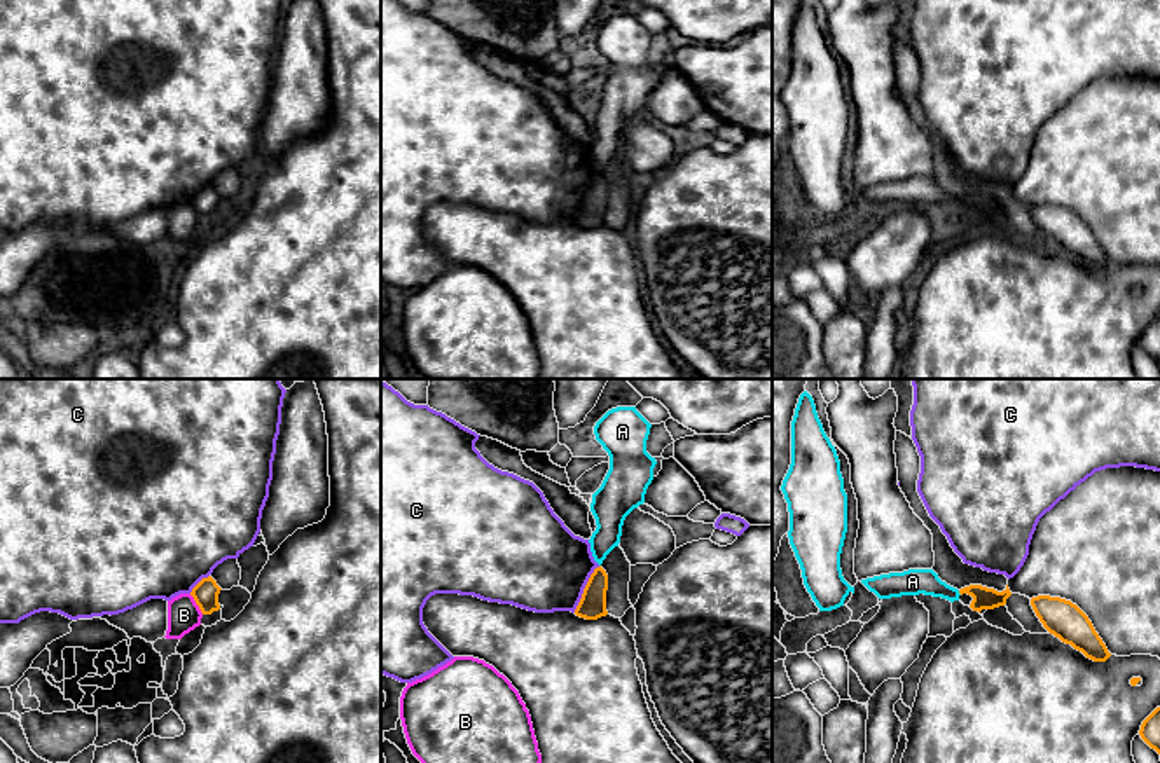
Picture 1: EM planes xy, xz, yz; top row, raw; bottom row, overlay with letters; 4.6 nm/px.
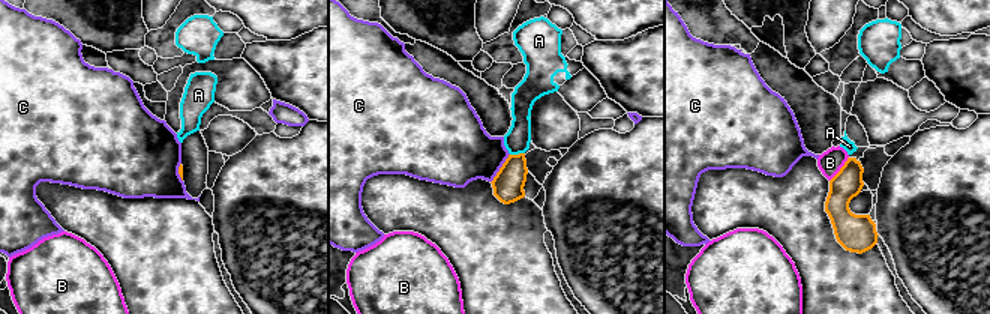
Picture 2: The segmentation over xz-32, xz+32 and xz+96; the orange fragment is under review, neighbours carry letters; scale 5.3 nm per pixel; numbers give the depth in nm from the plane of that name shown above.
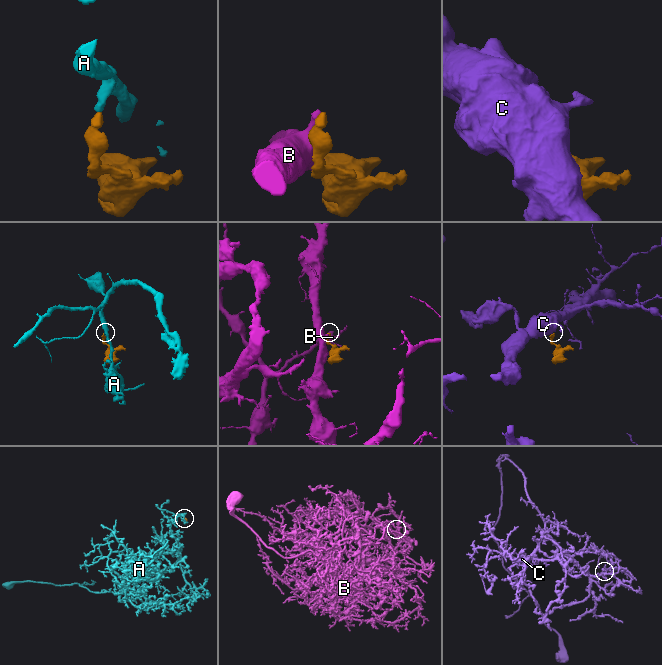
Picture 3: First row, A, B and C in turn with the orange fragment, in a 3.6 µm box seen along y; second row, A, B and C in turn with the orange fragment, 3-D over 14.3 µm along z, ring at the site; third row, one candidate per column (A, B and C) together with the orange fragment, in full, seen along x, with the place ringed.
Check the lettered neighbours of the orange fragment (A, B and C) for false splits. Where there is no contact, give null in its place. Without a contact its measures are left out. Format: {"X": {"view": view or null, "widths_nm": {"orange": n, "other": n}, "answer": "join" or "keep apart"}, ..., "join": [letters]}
{"A": {"view": "yz", "widths_nm": {"orange": 100, "other": 120}, "answer": "keep apart"}, "B": {"view": "xy", "widths_nm": {"orange": 120, "other": 160}, "answer": "keep apart"}, "C": {"view": "xz", "widths_nm": {"orange": 130, "other": 420}, "answer": "keep apart"}, "join": []}

